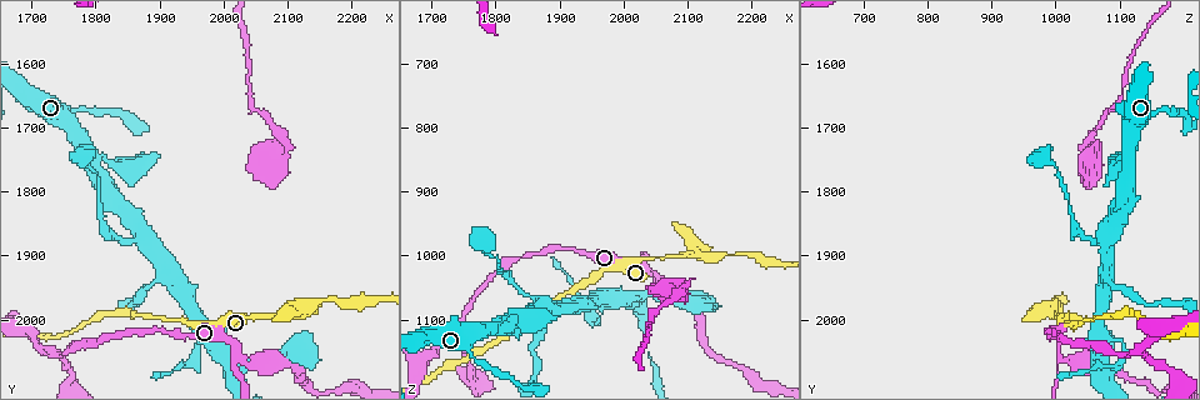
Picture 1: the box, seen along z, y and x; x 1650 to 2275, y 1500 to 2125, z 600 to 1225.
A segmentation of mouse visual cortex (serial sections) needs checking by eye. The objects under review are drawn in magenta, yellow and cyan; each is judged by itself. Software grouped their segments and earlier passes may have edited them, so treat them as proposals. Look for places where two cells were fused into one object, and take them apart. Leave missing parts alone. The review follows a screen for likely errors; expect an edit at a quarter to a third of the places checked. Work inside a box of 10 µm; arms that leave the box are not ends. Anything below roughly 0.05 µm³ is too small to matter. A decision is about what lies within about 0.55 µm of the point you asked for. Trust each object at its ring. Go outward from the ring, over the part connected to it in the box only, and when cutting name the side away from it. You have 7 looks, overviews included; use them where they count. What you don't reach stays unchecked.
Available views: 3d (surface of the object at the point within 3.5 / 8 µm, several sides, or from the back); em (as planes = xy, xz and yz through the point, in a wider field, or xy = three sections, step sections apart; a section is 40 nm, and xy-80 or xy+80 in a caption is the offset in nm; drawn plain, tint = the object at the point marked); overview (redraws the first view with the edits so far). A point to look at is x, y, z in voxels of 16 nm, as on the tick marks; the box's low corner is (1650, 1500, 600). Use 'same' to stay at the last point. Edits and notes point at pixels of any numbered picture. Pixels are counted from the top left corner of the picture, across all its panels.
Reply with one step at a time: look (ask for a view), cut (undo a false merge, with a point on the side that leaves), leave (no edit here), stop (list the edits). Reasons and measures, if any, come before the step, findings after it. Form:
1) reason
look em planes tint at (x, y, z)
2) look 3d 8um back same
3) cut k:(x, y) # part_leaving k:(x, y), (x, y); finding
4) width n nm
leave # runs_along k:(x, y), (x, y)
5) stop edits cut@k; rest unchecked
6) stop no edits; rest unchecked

thin arm on a thick one
look 3d 3.5um at (1880, 1870, 1075)

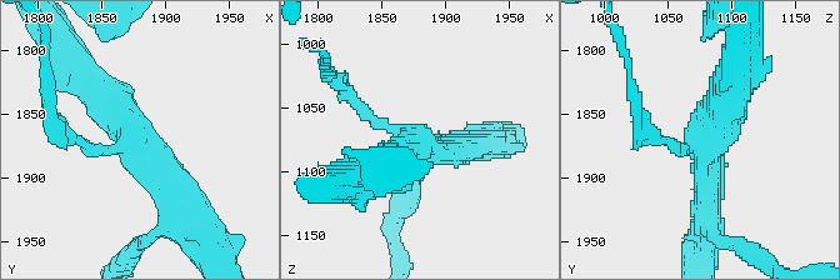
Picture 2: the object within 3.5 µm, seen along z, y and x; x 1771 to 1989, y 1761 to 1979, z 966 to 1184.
arms 3; arm_widths 150, 350, 450 nm; need the tissue
look em xy step 5 tint at (1878, 1874, 1078)

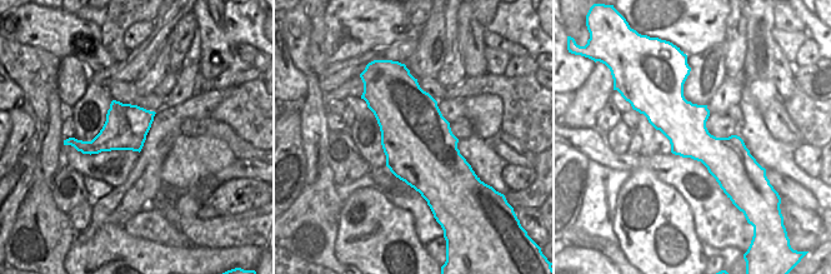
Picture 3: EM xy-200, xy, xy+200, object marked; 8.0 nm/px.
leave # runs_along 3:(682, 78), (676, 116), (727, 188); one cell here

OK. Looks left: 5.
abrupt turn
look 3d 3.5um at (1955, 2050, 1105)

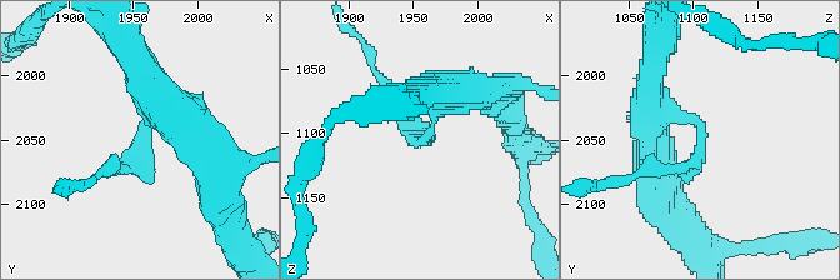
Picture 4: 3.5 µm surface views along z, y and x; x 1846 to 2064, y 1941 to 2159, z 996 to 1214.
look em xy step 5 tint at (1956, 2050, 1104)

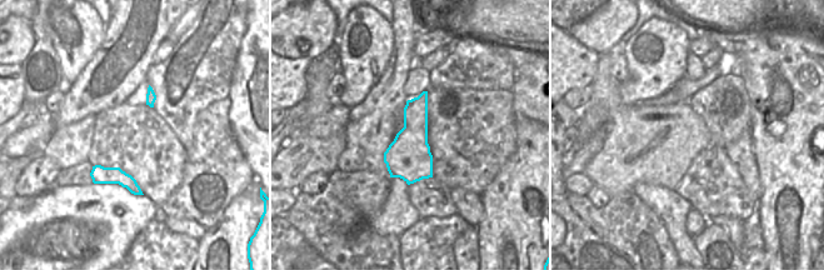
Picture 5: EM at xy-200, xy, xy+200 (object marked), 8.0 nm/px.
look em xy step 3 tint same

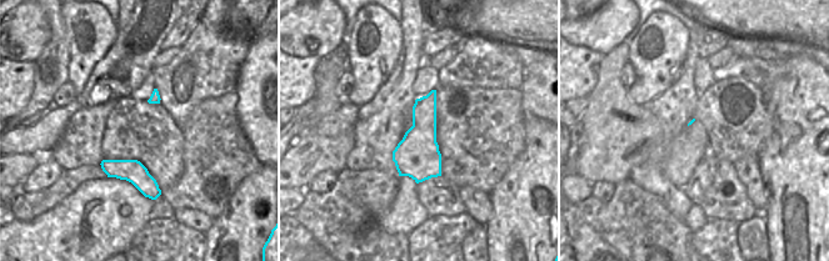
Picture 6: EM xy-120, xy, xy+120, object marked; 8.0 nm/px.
cut 4:(126, 154) # part_leaving 4:(685, 118), (701, 129), (695, 159), (640, 171); two cells meet here

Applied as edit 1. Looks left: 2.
three arms meet
look 3d 8um at (1735, 2055, 1125)

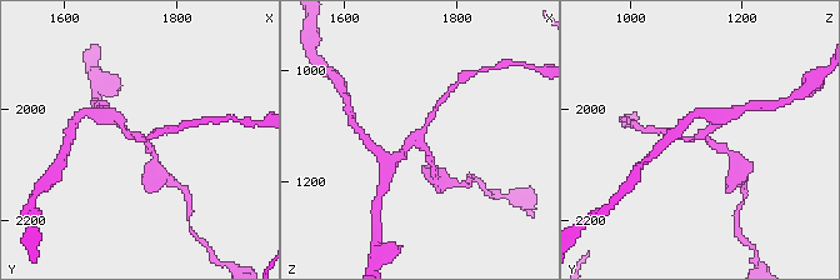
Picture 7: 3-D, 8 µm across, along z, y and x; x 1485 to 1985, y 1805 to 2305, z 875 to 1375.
zoom in
look 3d 3.5um same

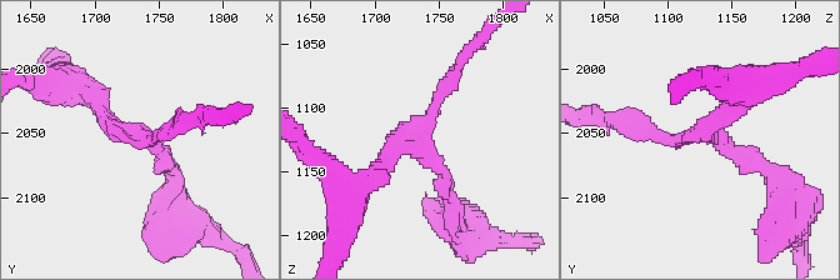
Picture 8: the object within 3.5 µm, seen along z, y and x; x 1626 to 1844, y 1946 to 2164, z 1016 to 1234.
leave # runs_along 8:(455, 70), (424, 138), (370, 176); all the same cell

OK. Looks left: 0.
stop edits cut@4; rest unchecked

